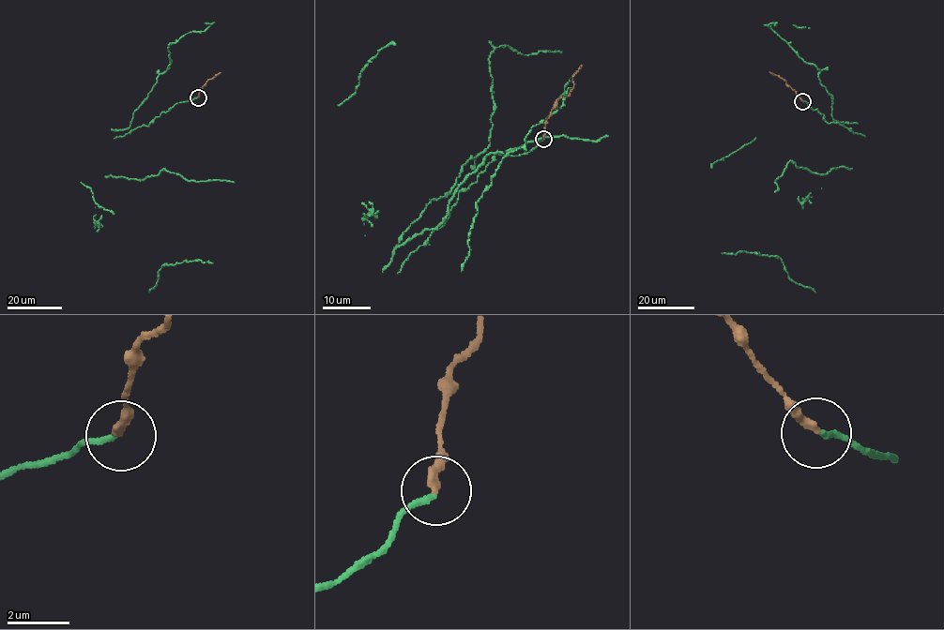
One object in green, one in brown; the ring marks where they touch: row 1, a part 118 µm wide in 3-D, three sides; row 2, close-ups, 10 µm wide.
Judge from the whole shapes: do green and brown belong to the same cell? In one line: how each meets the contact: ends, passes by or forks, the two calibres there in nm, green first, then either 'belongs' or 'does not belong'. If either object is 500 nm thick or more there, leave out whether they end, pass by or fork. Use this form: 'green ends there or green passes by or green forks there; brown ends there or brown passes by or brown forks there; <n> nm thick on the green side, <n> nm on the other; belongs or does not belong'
green ends there; brown ends there; 180 nm thick on the green side, 280 nm on the other; belongs

